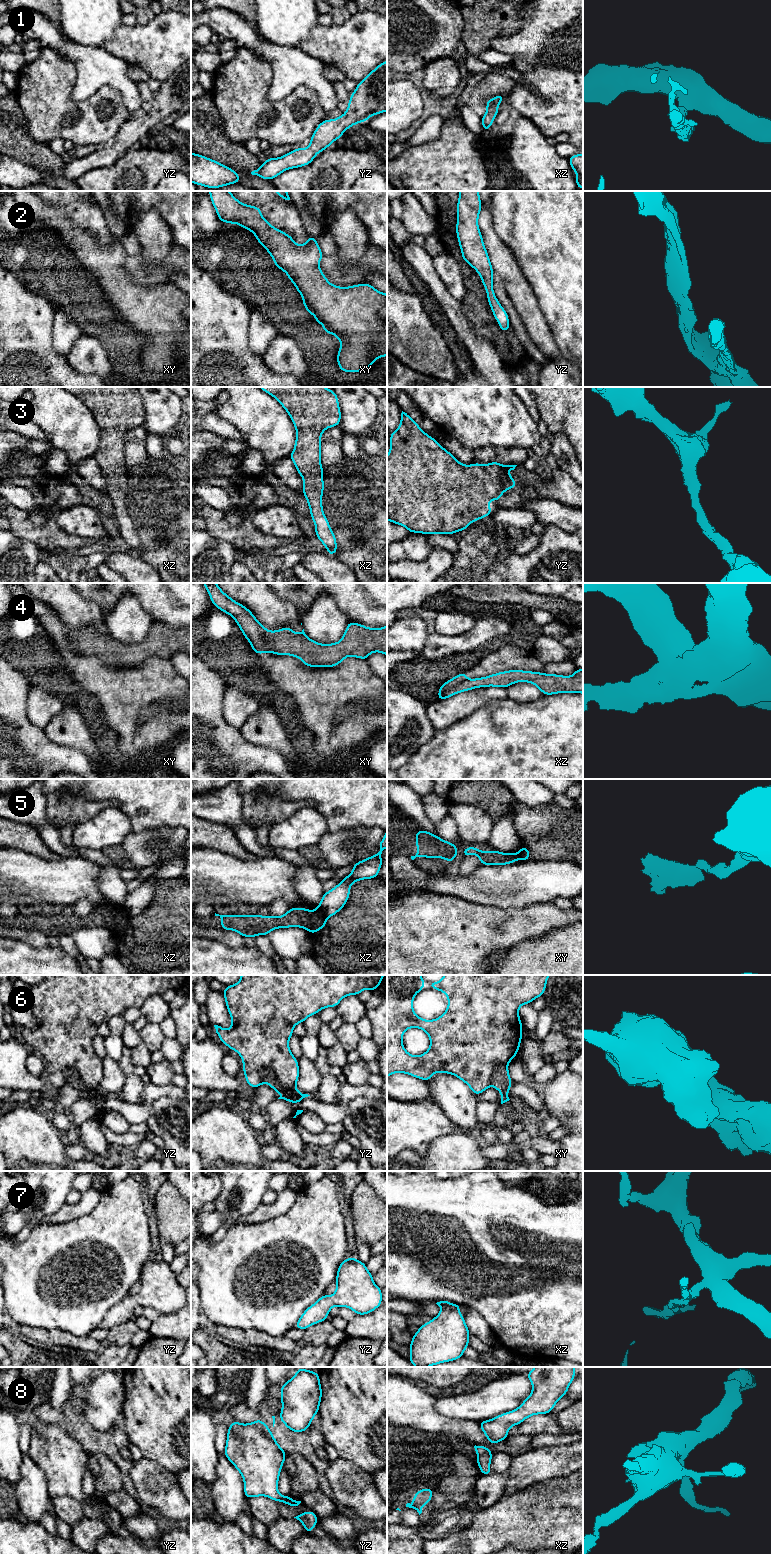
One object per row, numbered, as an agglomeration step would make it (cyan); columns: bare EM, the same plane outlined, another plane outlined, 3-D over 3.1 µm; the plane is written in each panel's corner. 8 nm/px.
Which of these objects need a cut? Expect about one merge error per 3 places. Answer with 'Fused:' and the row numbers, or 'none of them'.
Fused: 4, 5, 6

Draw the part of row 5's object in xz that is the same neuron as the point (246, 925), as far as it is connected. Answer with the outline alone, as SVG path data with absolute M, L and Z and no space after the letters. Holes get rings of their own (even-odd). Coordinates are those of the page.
M305 907L289 909L284 915L275 917L271 915L260 916L256 915L219 915L215 913L215 916L221 918L222 930L234 930L242 937L253 937L258 935L267 936L272 930L279 928L300 927L306 929L311 934L317 933L318 930L324 929L326 926L326 917L322 916L317 910L307 910Z

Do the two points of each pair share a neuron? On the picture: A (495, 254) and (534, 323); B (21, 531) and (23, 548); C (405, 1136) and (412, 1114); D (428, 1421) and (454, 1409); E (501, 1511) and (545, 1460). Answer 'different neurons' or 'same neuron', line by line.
A: same neuron
B: different neurons
C: same neuron
D: different neurons
E: different neurons

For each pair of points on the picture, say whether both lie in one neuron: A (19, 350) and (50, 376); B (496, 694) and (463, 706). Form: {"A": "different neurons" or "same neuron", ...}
{"A": "same neuron", "B": "same neuron"}

